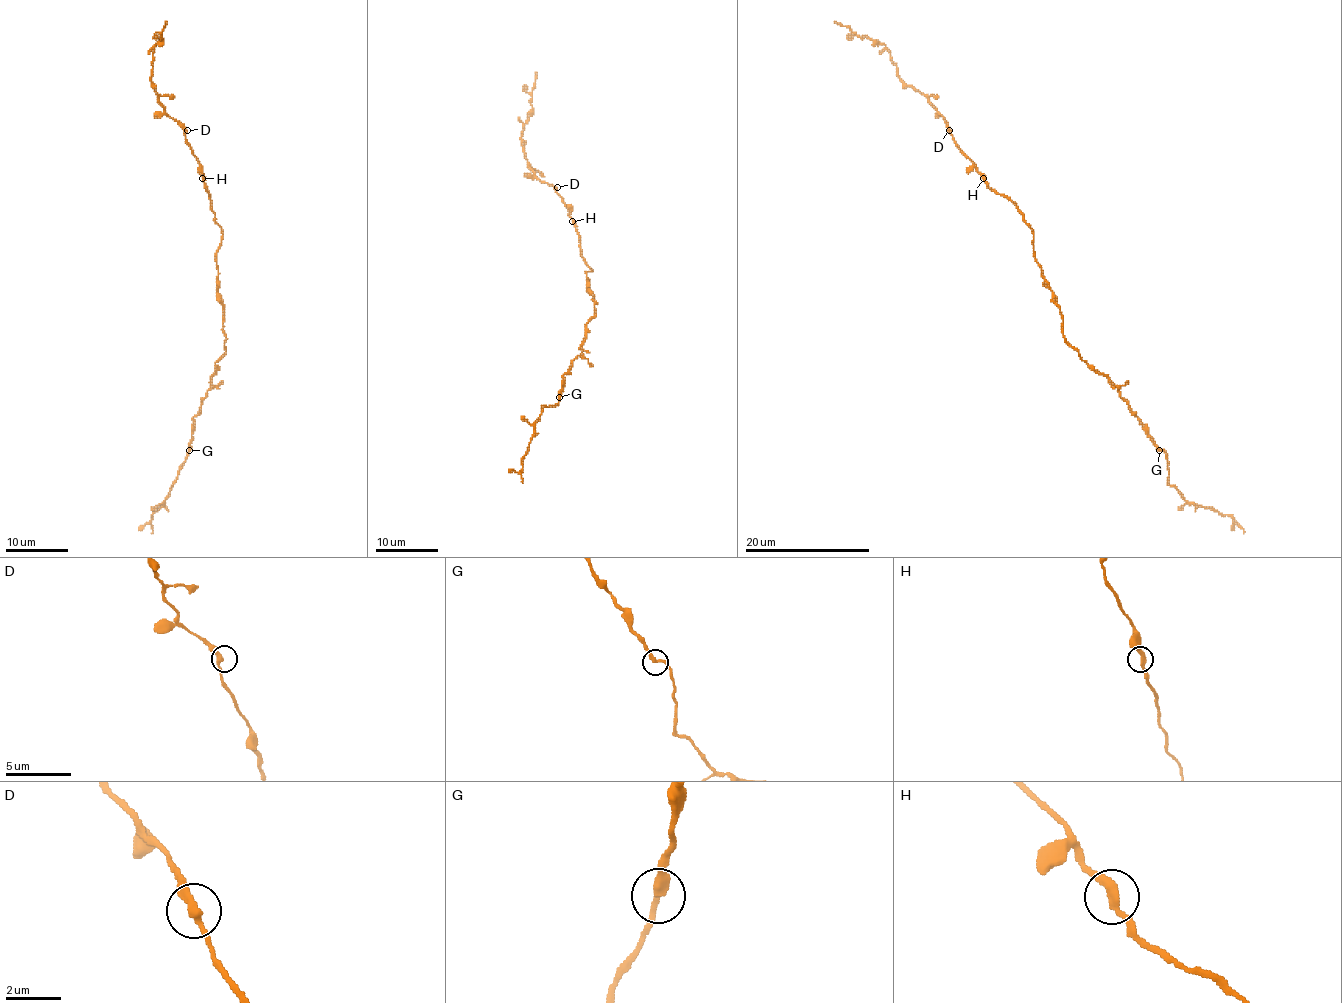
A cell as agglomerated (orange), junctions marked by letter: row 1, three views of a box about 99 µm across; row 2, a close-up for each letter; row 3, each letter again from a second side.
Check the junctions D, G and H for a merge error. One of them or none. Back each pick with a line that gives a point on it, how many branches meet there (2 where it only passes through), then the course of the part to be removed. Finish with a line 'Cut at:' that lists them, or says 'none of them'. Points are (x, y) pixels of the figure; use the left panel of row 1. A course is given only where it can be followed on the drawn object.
Cut at: none of them

